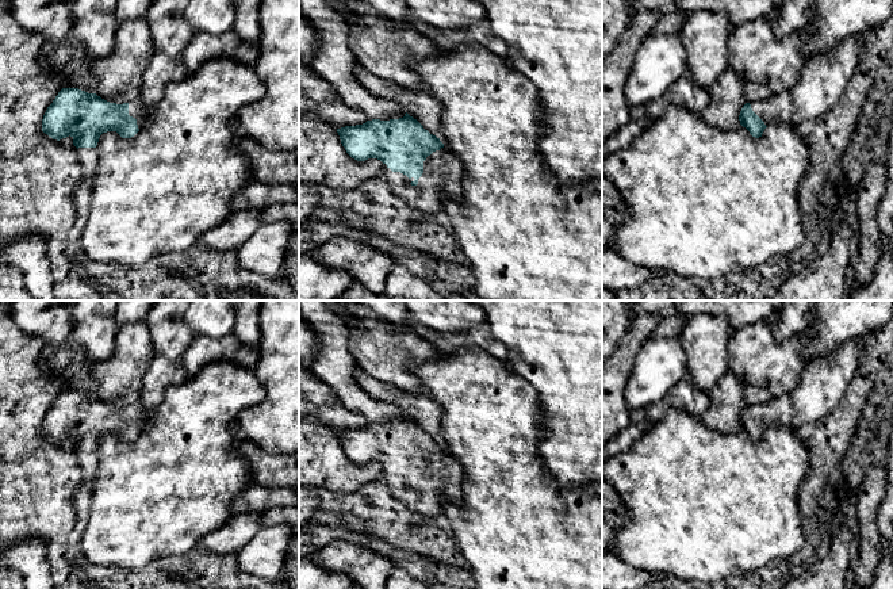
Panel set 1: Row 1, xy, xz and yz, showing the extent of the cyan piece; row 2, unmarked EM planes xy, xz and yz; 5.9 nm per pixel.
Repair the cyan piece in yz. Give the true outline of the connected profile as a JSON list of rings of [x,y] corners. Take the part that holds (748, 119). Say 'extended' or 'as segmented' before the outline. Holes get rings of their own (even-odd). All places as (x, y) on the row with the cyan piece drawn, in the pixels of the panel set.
extended; [[[858,34],[832,49],[823,50],[809,57],[794,87],[766,100],[746,103],[739,115],[740,125],[746,127],[752,137],[759,138],[767,126],[786,122],[798,126],[806,121],[819,119],[836,106],[858,66],[862,51],[863,34]]]

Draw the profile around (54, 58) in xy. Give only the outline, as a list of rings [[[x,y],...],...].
[[[68,37],[58,43],[46,42],[39,61],[55,69],[62,88],[96,92],[97,80],[91,73],[91,61],[84,56],[84,45],[78,39]]]

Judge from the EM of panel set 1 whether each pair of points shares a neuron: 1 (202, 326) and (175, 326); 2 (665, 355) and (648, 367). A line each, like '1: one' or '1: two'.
1: two
2: one

